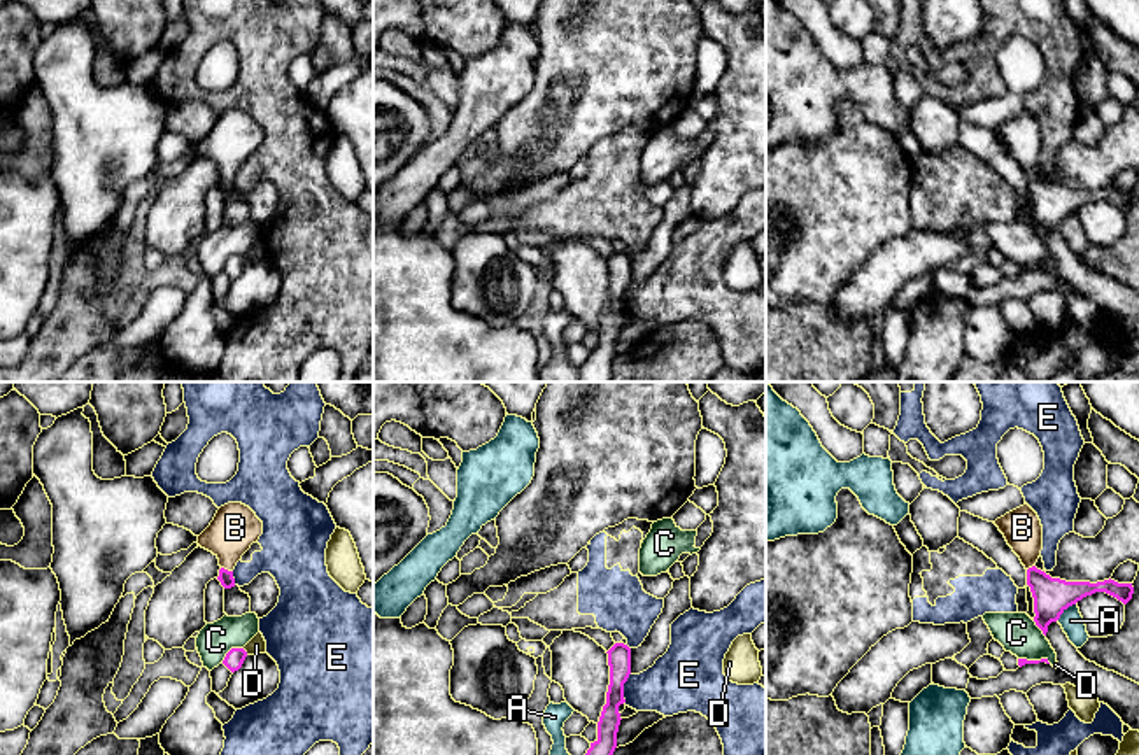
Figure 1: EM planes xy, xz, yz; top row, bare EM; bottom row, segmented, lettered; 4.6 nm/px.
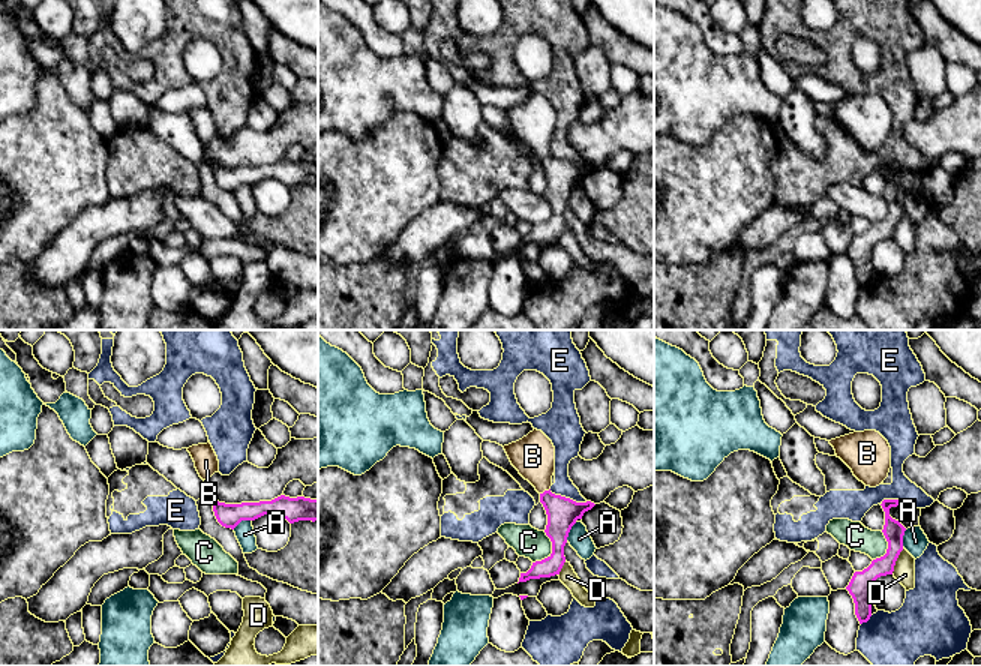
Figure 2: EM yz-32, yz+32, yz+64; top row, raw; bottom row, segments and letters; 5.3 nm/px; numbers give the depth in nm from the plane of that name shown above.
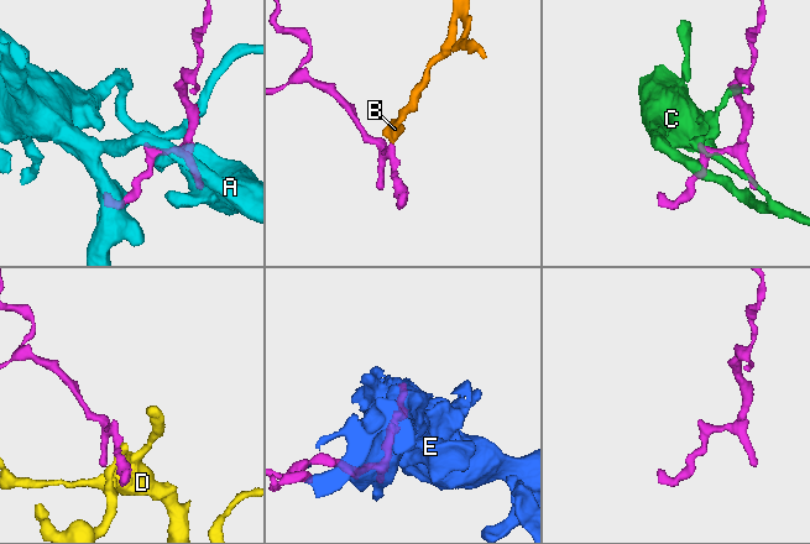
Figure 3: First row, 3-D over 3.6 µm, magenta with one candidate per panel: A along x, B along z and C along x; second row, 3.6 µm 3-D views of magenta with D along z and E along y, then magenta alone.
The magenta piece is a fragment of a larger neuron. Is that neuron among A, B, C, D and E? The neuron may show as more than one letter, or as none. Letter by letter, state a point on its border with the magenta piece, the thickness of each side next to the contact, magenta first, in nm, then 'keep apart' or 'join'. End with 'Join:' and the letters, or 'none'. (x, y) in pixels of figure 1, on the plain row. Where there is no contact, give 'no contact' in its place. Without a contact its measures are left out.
A: yz (1066, 216) | 170/110 nm | keep apart
B: xy (226, 177) | 70/220 nm | join
C: xy (230, 258) | 90/160 nm | keep apart
D: xy (246, 260) | 90/80 nm | keep apart
E: xz (622, 295) | 110/280 nm | keep apart
Join: B

